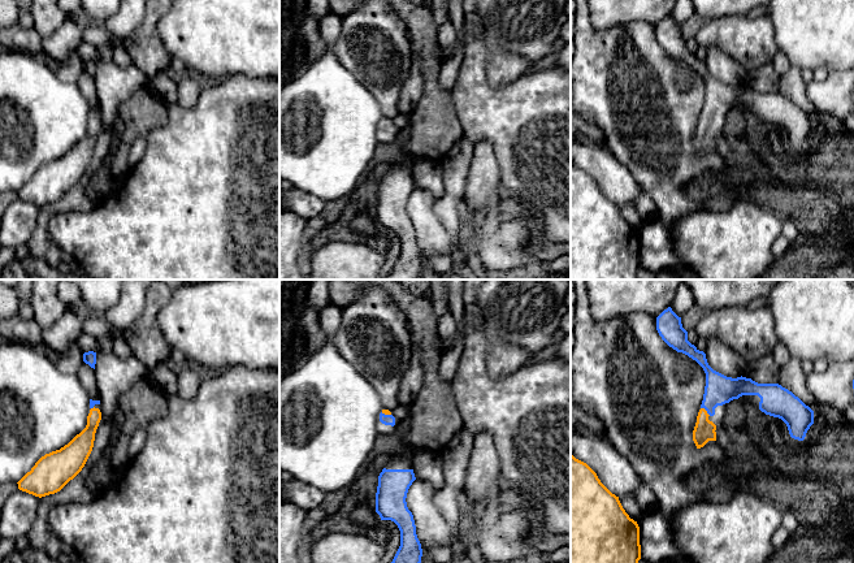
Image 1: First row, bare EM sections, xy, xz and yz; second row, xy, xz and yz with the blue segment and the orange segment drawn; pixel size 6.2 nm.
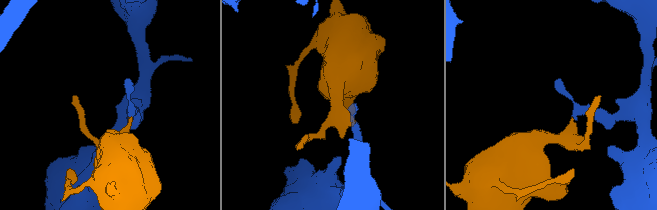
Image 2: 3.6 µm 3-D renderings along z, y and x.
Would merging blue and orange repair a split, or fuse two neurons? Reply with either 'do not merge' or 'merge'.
merge

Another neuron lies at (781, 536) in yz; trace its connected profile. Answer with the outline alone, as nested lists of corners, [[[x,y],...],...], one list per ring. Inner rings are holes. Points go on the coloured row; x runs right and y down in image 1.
[[[781,525],[772,537],[772,545],[775,550],[781,549],[788,540],[790,538],[790,533]]]

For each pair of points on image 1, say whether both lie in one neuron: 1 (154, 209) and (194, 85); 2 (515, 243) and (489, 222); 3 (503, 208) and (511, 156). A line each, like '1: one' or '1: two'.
1: two
2: one
3: two

